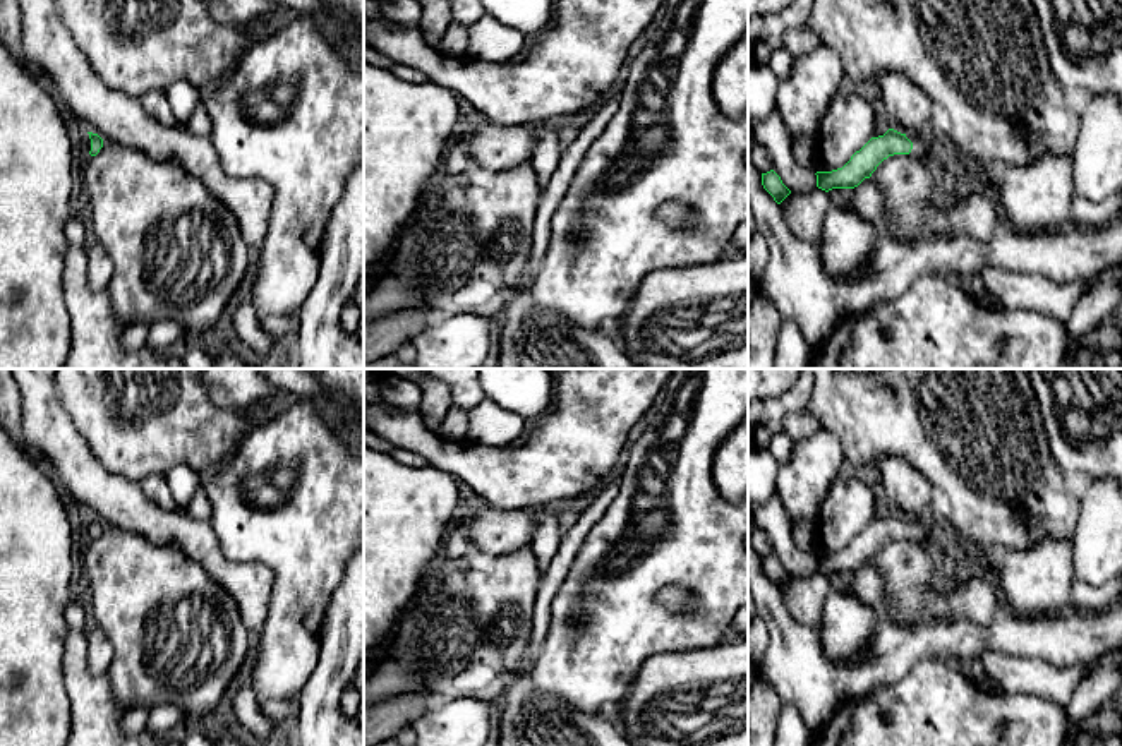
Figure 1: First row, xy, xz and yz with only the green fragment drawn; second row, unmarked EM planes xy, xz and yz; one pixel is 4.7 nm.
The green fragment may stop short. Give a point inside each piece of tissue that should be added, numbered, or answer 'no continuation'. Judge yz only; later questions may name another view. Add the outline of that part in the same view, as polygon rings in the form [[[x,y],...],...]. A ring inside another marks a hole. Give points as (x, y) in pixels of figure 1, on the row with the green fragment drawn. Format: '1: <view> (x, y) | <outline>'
1: yz (920, 141) | [[[918,132],[913,135],[906,134],[906,137],[913,142],[913,149],[909,154],[921,159],[930,149],[928,134],[926,132]]]

